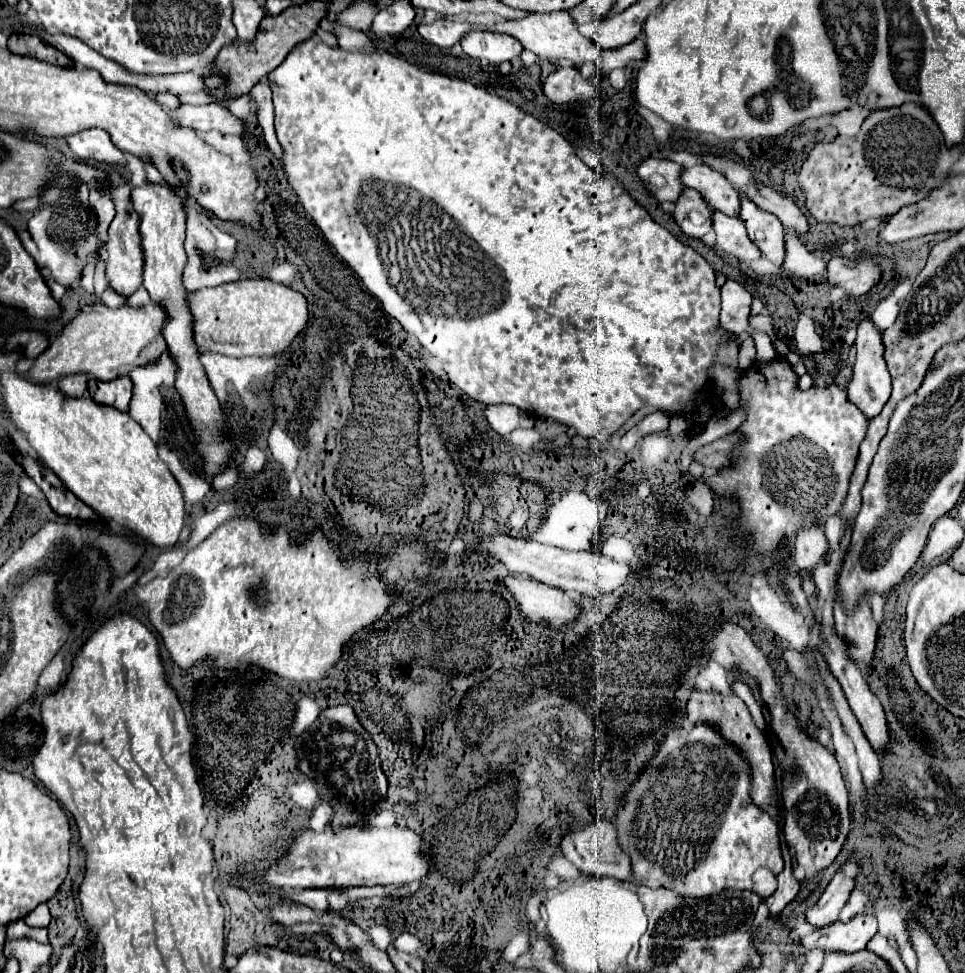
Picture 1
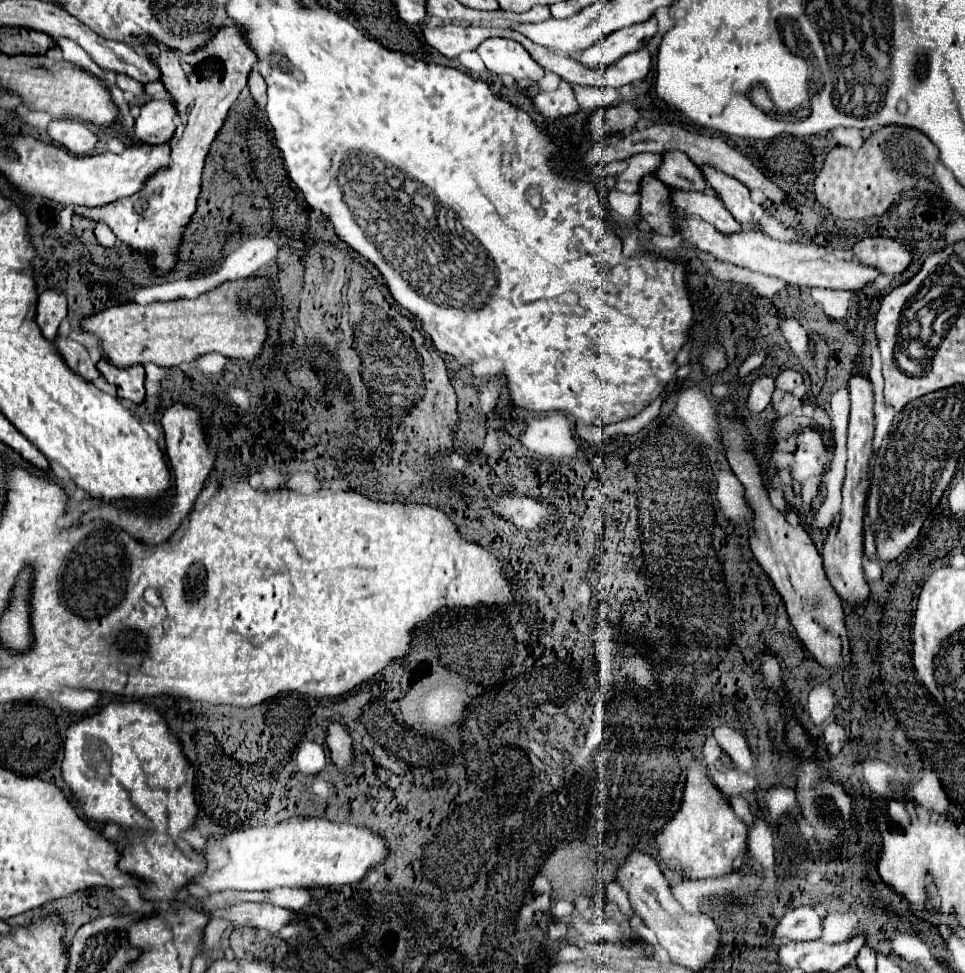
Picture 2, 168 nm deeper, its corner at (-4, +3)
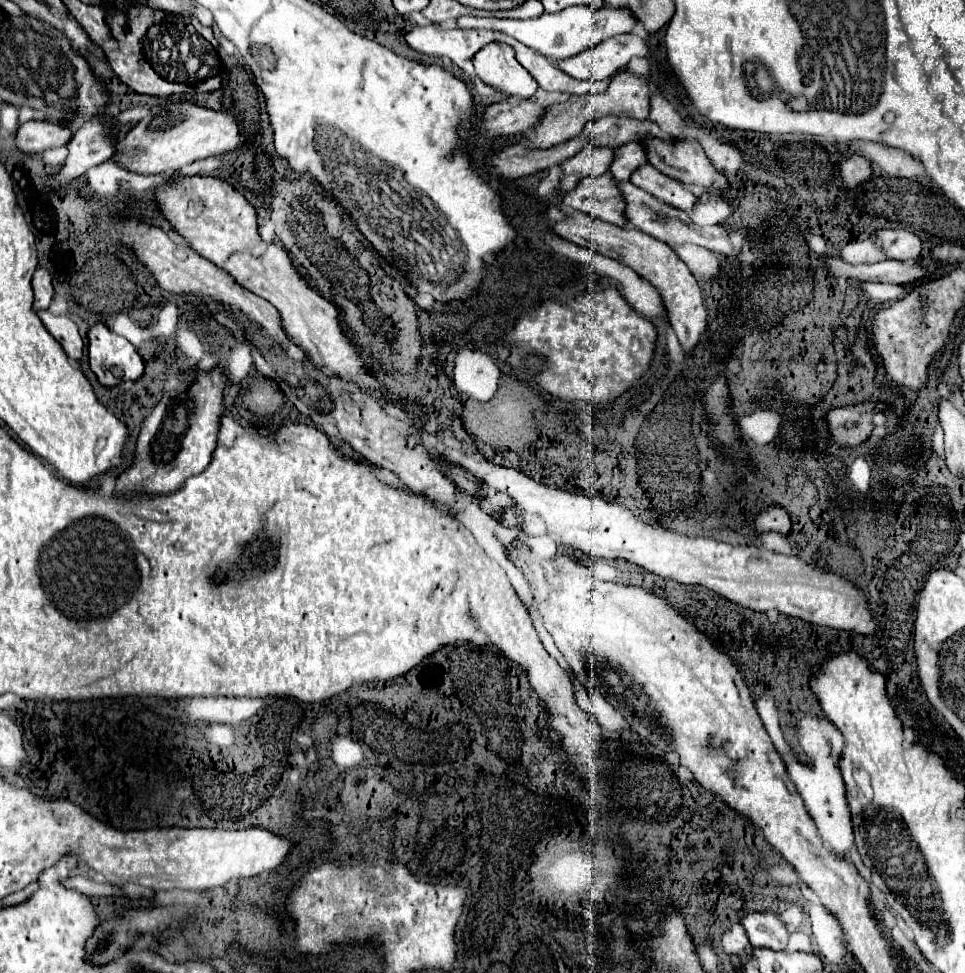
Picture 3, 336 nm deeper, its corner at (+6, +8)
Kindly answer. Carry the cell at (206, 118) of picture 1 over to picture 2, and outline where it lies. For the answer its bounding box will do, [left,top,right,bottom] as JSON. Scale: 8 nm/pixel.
[123,99,175,147]

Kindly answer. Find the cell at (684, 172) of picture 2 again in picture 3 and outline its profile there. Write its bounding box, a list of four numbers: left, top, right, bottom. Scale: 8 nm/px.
[611,142,649,182]

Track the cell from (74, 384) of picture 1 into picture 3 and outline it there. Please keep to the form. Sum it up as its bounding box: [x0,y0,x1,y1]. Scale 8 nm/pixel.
[39,310,83,362]

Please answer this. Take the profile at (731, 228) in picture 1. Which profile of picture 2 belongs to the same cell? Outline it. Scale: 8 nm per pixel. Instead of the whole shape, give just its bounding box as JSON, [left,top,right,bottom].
[671,189,741,233]

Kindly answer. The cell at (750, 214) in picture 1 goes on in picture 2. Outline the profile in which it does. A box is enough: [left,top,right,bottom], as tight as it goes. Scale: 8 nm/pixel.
[701,165,765,227]

